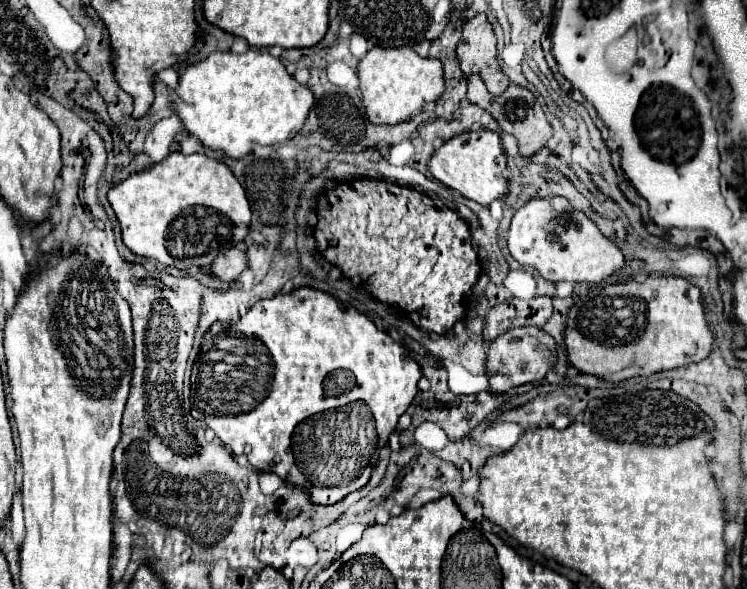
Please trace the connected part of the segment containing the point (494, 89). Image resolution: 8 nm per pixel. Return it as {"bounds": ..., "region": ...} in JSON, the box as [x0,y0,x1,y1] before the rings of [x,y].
{"bounds":[456,15,510,95],"region":[[[476,15],[464,23],[464,33],[460,45],[456,47],[464,77],[480,75],[492,95],[502,95],[510,79],[502,73],[502,67],[496,59],[496,35],[486,15]]]}

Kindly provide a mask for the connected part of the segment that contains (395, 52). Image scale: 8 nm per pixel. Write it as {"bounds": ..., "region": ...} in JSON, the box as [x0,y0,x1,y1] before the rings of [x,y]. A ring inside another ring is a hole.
{"bounds":[358,47,444,125],"region":[[[374,47],[358,63],[360,91],[366,105],[366,115],[374,125],[398,125],[420,113],[444,93],[444,67],[438,59],[424,59],[414,49]]]}

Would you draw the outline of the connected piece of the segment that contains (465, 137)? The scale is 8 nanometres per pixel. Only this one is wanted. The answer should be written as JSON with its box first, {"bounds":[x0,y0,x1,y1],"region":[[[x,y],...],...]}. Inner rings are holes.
{"bounds":[430,129,508,205],"region":[[[488,129],[468,131],[452,137],[440,149],[436,149],[434,157],[430,159],[430,173],[440,183],[480,205],[490,205],[492,201],[504,199],[508,195],[506,171],[508,171],[508,161],[504,155],[504,147],[500,143],[500,135]]]}

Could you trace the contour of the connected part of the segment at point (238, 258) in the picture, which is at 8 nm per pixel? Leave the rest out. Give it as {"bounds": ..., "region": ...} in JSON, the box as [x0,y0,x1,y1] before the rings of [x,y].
{"bounds":[212,247,248,283],"region":[[[238,247],[226,251],[212,263],[212,273],[226,283],[232,283],[244,269],[248,269],[248,257],[246,257],[246,251]]]}

